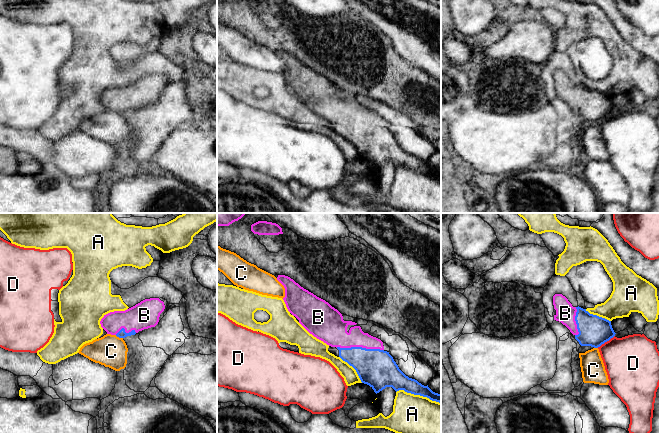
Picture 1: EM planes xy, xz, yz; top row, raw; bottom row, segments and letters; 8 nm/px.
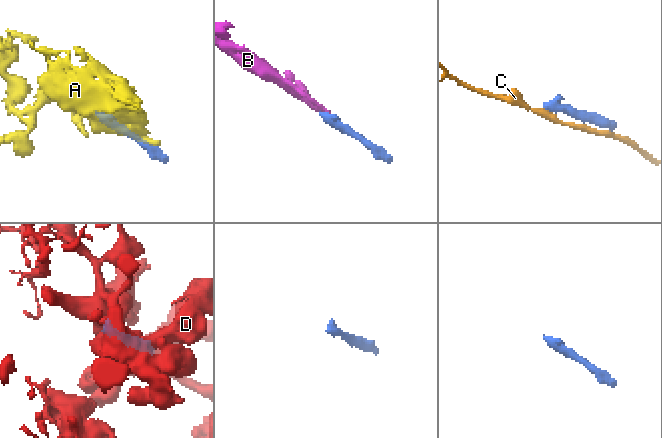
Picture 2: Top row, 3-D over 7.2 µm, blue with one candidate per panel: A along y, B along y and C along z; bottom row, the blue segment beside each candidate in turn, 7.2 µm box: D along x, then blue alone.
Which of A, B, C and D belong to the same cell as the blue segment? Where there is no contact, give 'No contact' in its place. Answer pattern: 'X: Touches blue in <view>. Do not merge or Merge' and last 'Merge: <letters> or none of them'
A: Touches blue in xz. Do not merge
B: Touches blue in xz. Merge
C: Touches blue in xy. Do not merge
D: Touches blue in yz. Do not merge
Merge: B

